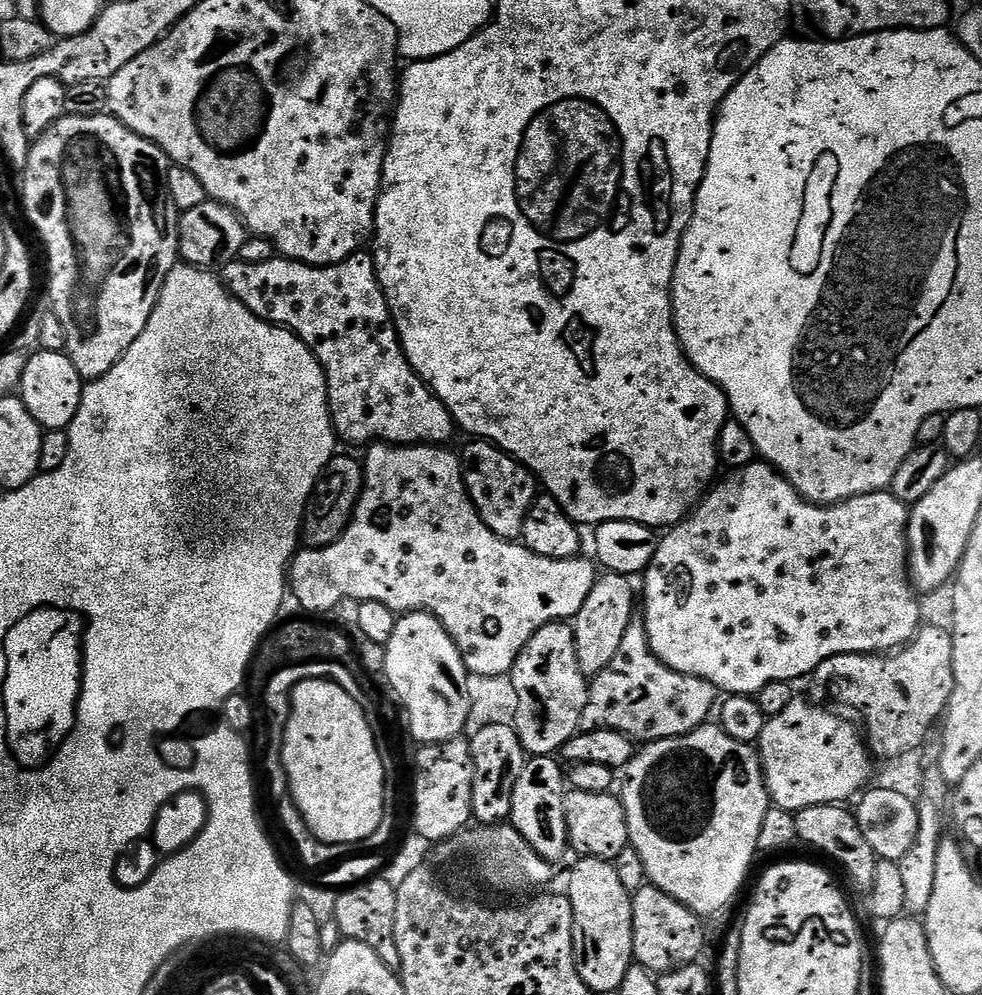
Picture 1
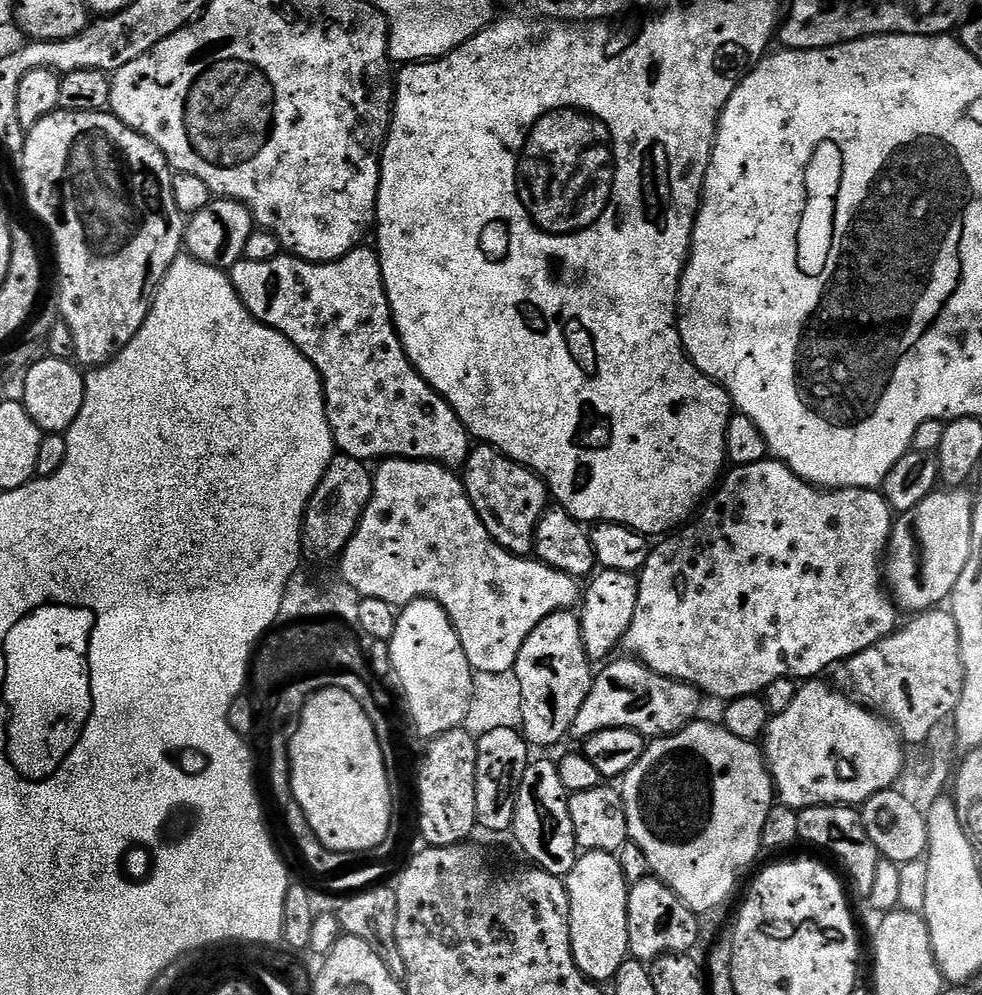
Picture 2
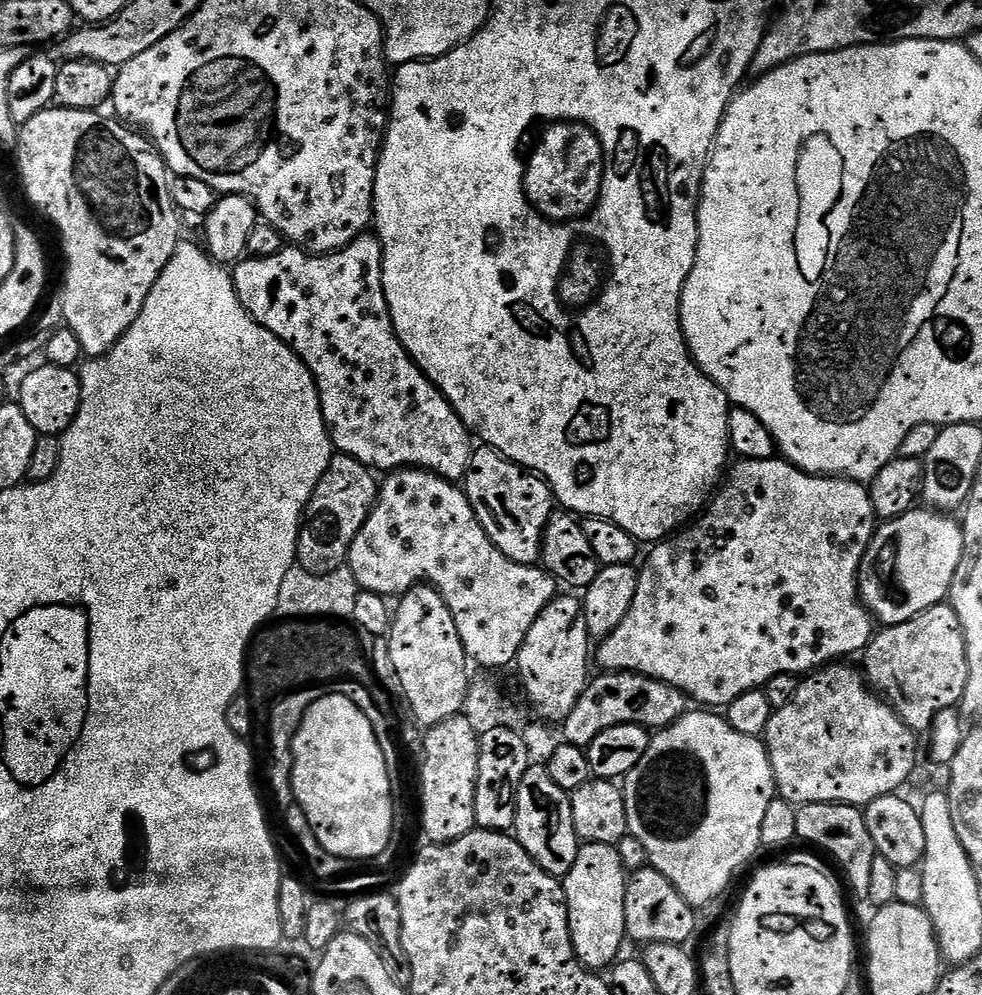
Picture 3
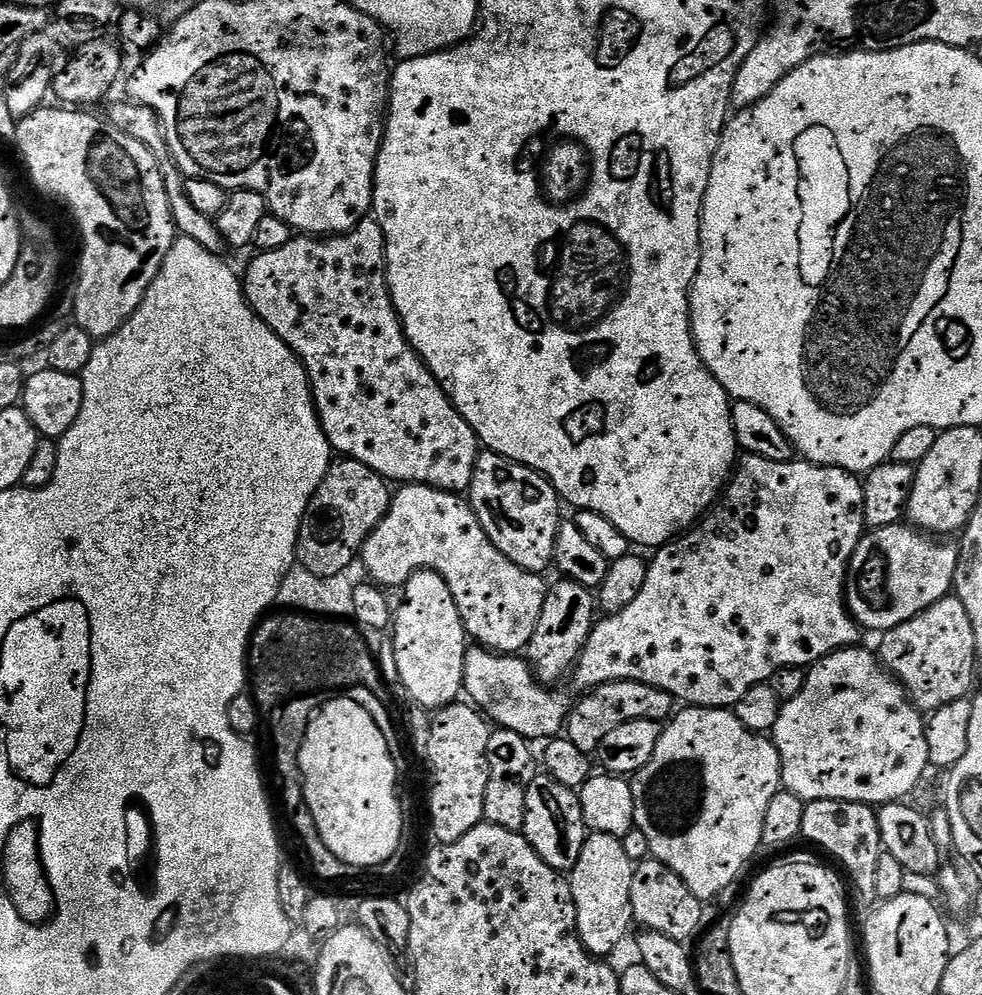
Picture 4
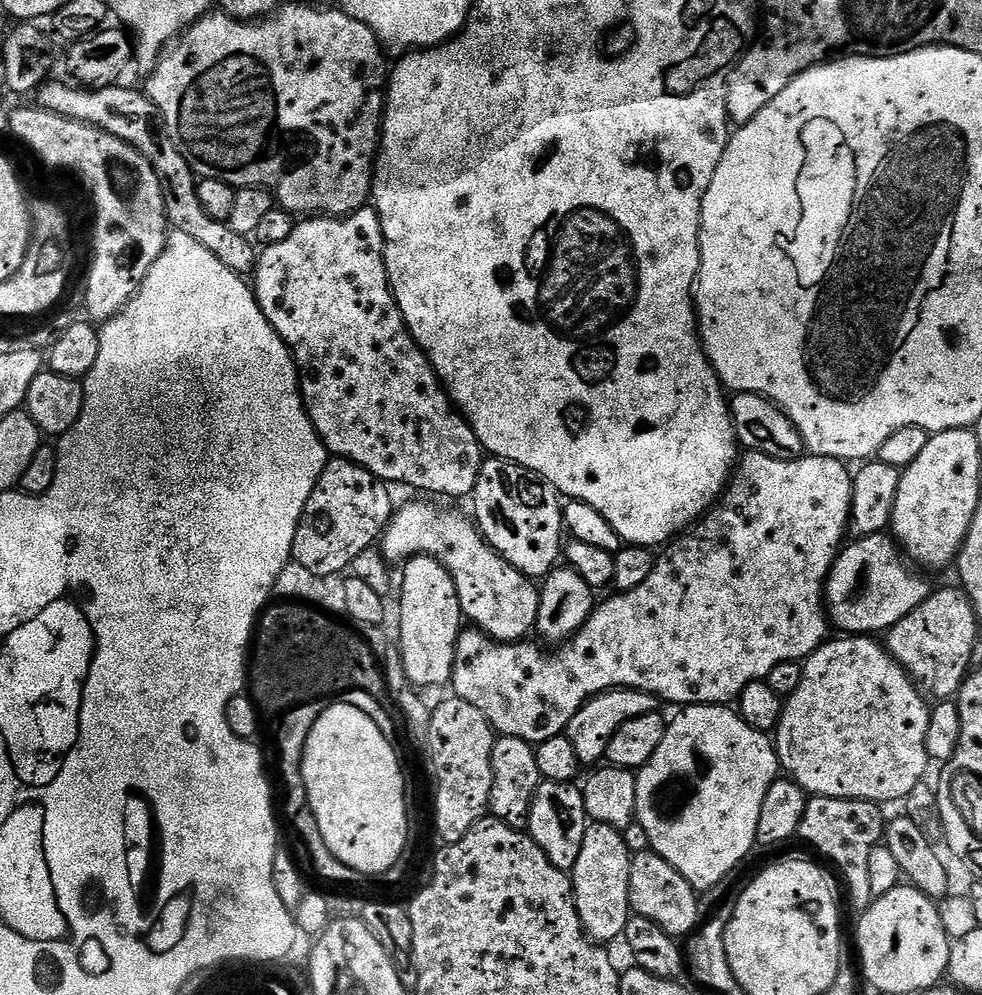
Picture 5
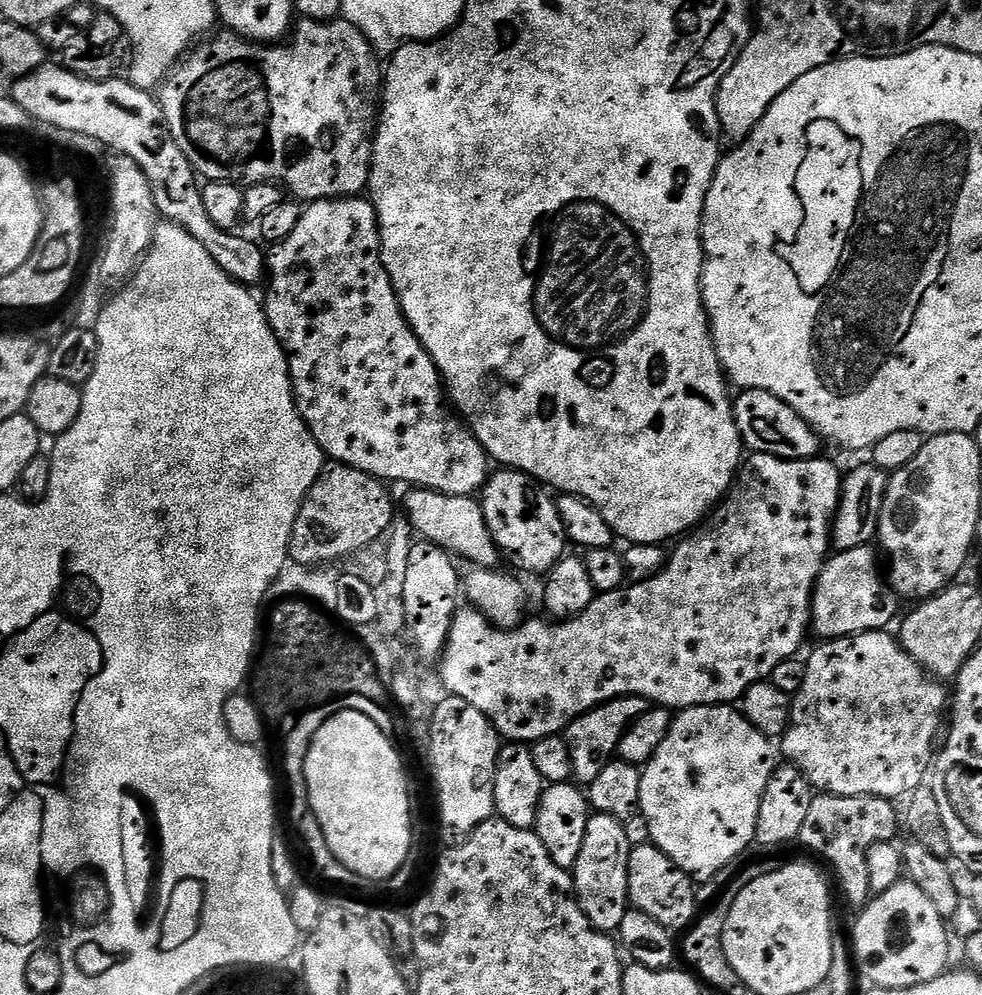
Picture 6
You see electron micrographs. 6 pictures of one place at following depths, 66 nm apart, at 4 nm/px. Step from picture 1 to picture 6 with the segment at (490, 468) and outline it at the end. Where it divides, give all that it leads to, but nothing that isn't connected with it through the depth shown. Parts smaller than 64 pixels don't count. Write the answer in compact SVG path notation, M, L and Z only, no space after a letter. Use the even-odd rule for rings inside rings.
M506 467L496 471L489 475L480 500L492 541L522 571L541 574L551 572L552 567L566 555L566 529L560 511L556 509L556 500L548 497L549 493L525 472Z

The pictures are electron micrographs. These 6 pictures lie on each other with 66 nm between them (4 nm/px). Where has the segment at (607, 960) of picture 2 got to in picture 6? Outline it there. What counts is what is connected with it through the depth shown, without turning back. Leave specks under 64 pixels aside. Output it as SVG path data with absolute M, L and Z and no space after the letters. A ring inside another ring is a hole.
M601 812L589 815L586 838L582 838L582 850L570 875L574 881L576 901L599 932L615 933L622 926L622 918L626 918L630 907L628 871L632 850L630 838L626 838L624 821Z

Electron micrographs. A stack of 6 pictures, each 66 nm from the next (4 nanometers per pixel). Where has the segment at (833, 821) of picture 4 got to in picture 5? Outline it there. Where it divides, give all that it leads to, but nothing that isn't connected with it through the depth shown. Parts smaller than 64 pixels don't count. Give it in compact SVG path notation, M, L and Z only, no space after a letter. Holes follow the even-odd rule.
M812 796L811 799L809 799L808 805L806 806L806 814L802 814L802 826L800 827L798 833L799 839L802 838L806 843L813 844L813 846L816 847L826 859L833 860L833 862L840 867L841 873L839 872L839 875L842 877L842 880L842 875L844 875L844 880L846 883L848 883L848 892L850 895L852 895L852 904L857 908L857 913L860 914L863 914L863 912L865 912L865 910L871 906L874 899L872 891L870 890L870 850L881 847L884 838L884 830L886 827L886 816L883 816L883 814L880 813L880 808L881 805L879 803L871 800L843 800L842 798L830 798L829 796Z

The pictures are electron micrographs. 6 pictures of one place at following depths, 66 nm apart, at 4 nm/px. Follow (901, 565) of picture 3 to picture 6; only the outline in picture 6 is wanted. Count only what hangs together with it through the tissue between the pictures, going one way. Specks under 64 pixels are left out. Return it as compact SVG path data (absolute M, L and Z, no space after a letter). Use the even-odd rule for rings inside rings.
M865 546L836 552L824 561L824 568L820 571L816 588L812 591L810 628L815 635L817 632L824 636L820 638L825 641L838 640L842 636L856 636L860 632L878 632L887 629L892 619L897 619L898 597L886 587L881 573L880 576L876 573L877 553L872 553L872 550Z

